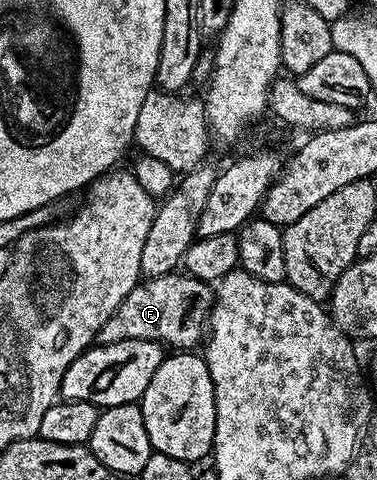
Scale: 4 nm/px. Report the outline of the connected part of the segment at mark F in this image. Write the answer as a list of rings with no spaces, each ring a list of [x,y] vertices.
[[[176,270],[160,278],[152,280],[144,279],[135,285],[135,288],[117,306],[117,310],[101,326],[101,330],[95,335],[95,344],[112,344],[122,340],[158,340],[164,346],[170,346],[175,350],[191,350],[195,343],[202,341],[205,336],[195,324],[185,324],[189,312],[193,308],[193,320],[199,324],[206,321],[214,304],[214,289],[210,283],[197,279],[194,276]]]

